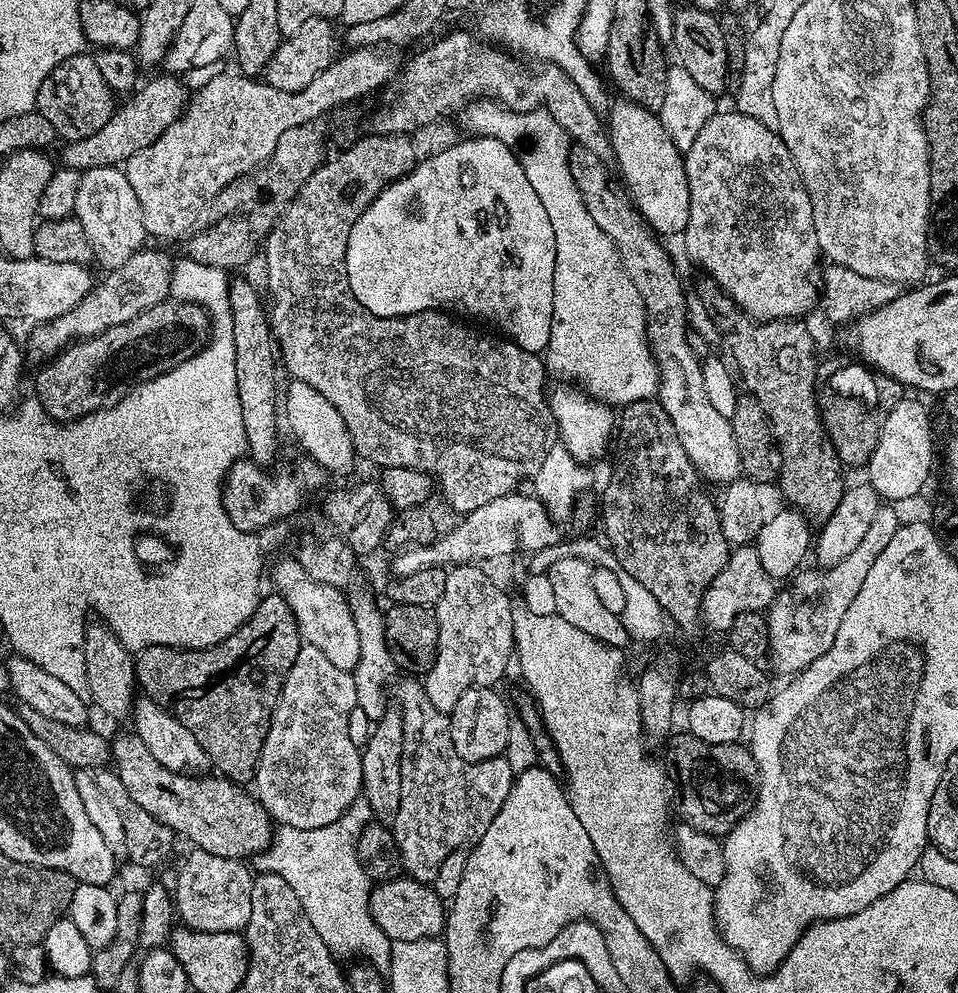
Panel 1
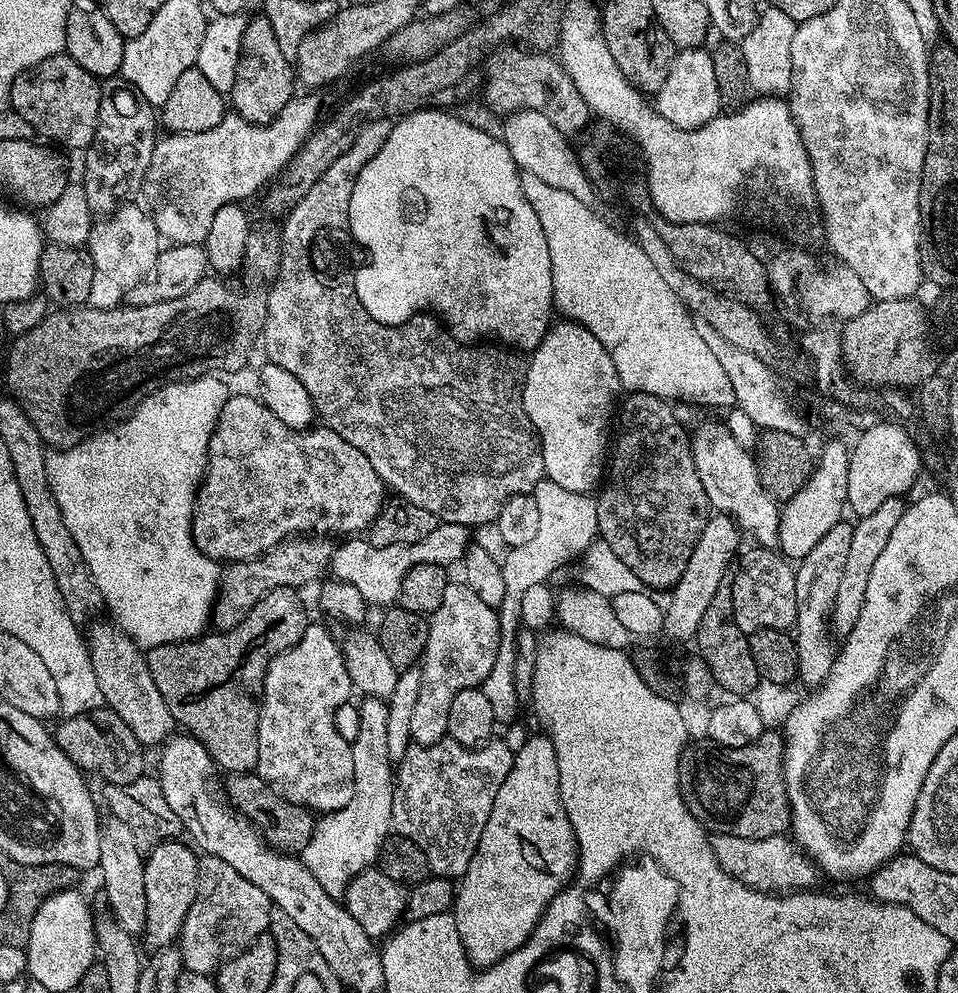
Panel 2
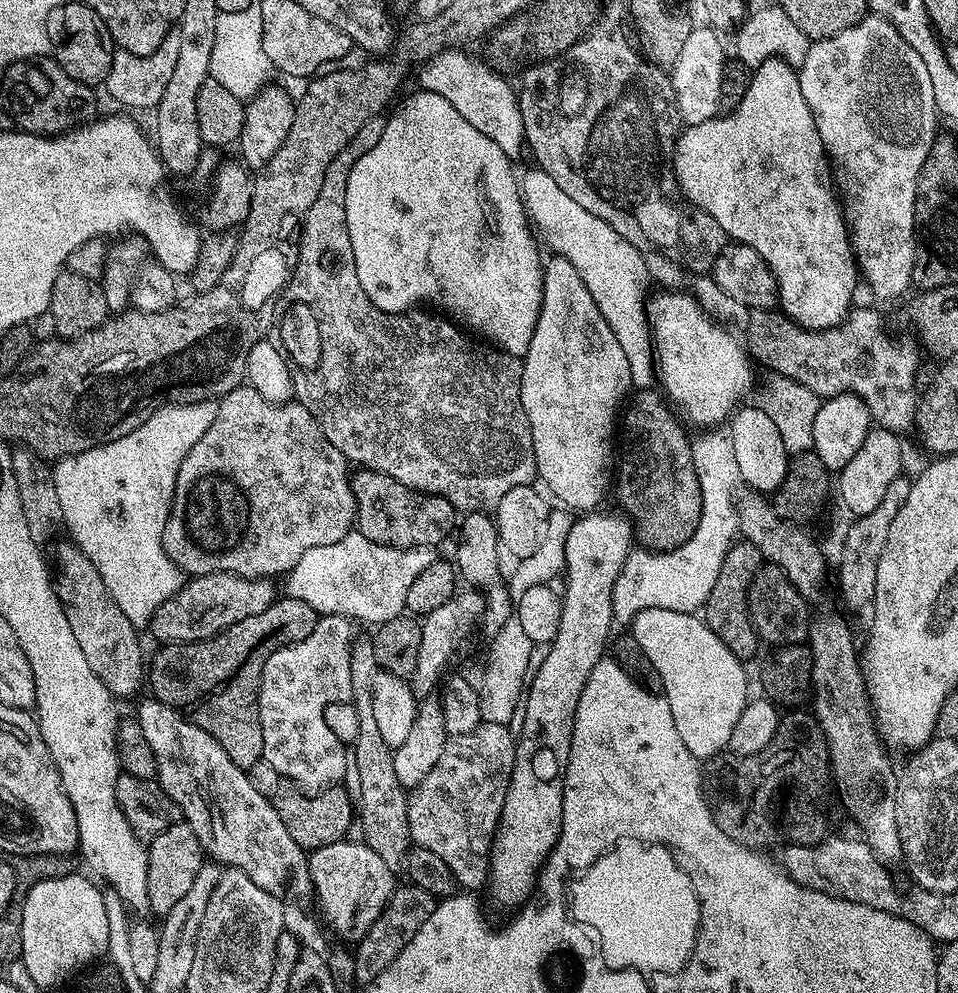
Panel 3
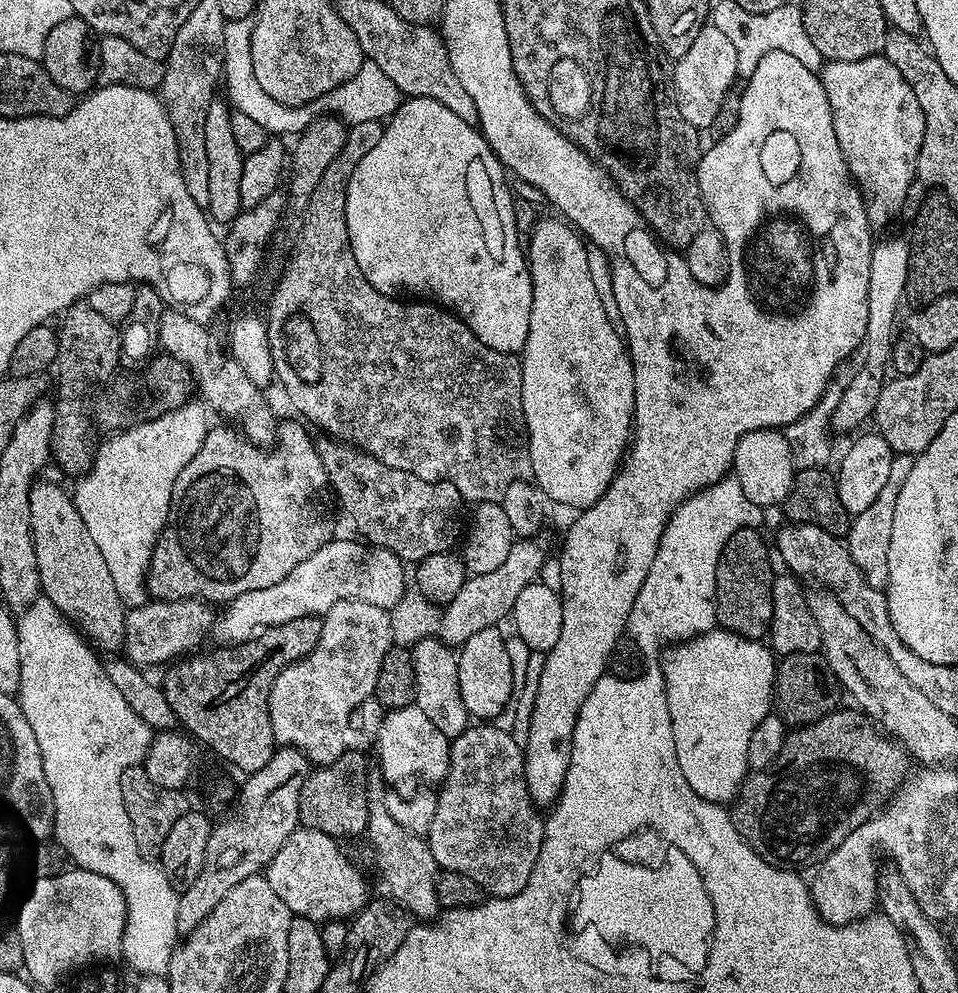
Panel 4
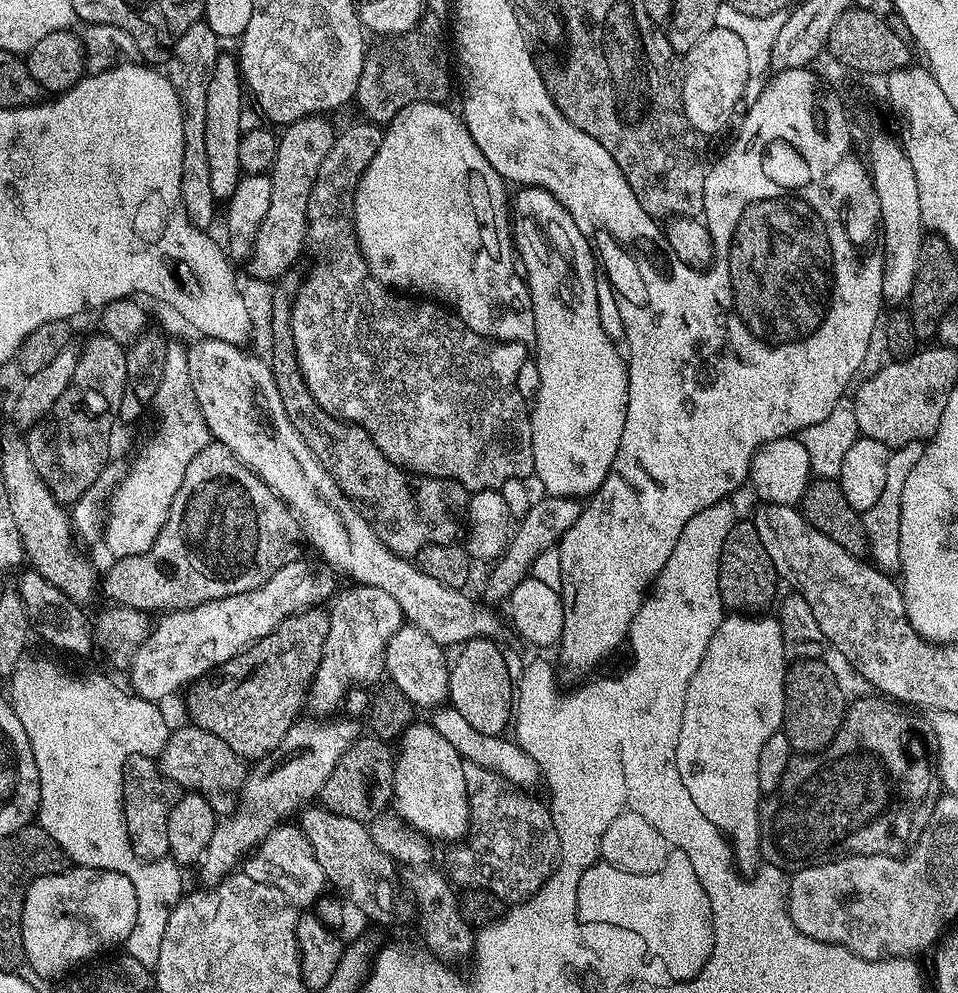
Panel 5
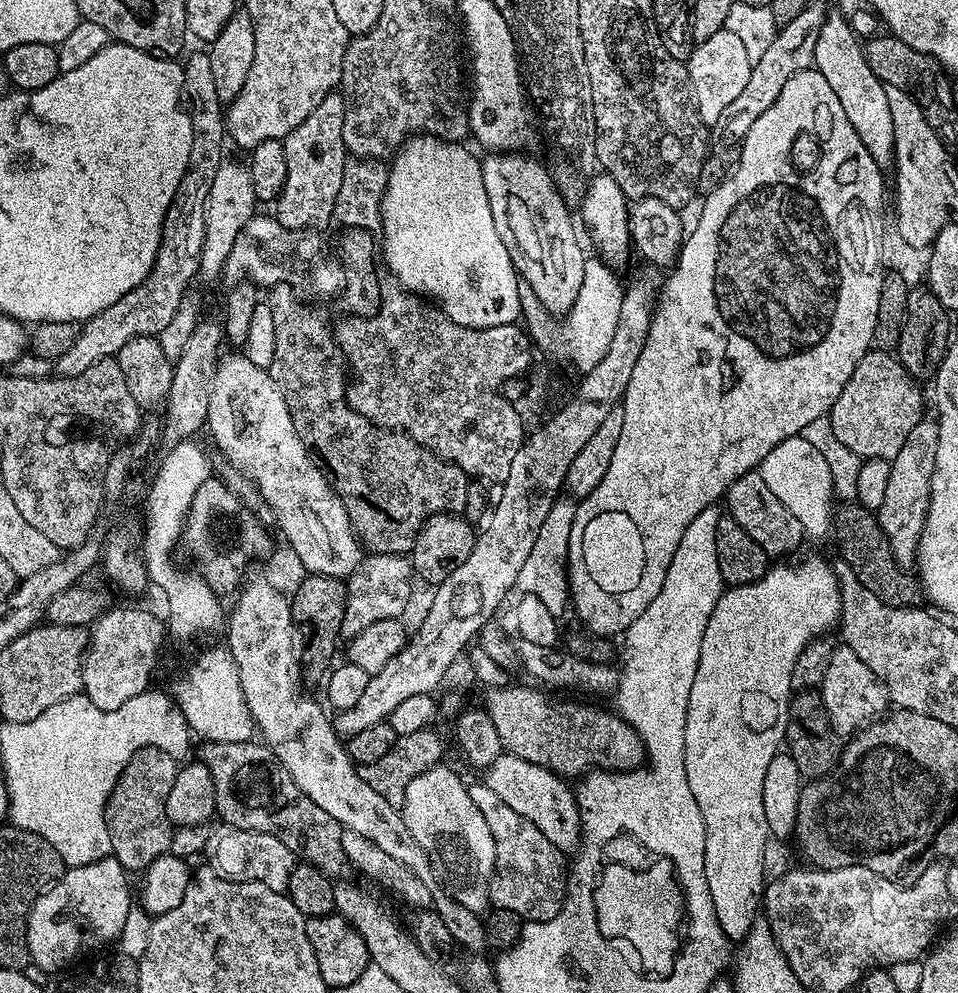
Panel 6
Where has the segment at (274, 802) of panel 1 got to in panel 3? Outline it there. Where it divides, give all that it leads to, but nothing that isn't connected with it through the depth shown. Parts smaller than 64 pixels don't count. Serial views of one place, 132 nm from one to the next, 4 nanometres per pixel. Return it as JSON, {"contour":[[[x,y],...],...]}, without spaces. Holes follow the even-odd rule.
{"contour":[[[321,615],[306,638],[274,650],[274,654],[266,658],[266,666],[262,666],[258,710],[262,722],[263,763],[268,763],[280,778],[304,790],[323,790],[339,785],[350,771],[349,749],[330,730],[324,715],[328,706],[346,704],[352,698],[350,664],[357,639],[352,624],[346,616]]]}

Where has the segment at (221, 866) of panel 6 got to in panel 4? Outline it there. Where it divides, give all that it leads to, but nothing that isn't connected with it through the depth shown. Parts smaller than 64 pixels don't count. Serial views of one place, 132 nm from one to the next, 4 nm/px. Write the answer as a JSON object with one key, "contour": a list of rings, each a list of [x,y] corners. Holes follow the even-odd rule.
{"contour":[[[298,826],[264,869],[262,875],[270,882],[270,890],[286,902],[293,916],[317,922],[347,921],[368,903],[367,878],[348,861],[347,854],[336,844],[339,844],[337,837],[322,834],[322,830]]]}

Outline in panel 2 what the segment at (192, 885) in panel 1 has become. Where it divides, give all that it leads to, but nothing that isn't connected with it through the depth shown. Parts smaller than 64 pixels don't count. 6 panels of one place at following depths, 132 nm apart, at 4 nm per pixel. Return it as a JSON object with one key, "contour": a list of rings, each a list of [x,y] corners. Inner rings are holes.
{"contour":[[[201,855],[197,866],[196,893],[178,939],[185,969],[203,976],[215,973],[229,954],[247,948],[269,931],[273,911],[274,905],[268,895],[258,890],[254,882],[242,878],[234,866],[222,862],[222,858]]]}

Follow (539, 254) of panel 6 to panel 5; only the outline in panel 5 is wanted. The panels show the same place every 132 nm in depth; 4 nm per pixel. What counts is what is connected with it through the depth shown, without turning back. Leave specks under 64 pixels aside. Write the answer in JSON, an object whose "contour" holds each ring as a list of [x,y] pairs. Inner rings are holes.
{"contour":[[[521,187],[516,197],[510,200],[510,231],[515,255],[522,265],[523,275],[526,277],[528,293],[532,299],[532,309],[534,310],[534,330],[536,331],[536,343],[534,345],[534,364],[536,360],[536,404],[531,405],[530,419],[532,421],[532,453],[534,454],[534,476],[540,479],[543,491],[550,496],[574,496],[577,498],[591,497],[597,492],[606,478],[610,474],[614,456],[618,454],[618,442],[622,442],[622,426],[626,426],[626,406],[628,405],[628,365],[625,357],[620,352],[617,345],[610,339],[602,328],[599,321],[598,294],[595,290],[598,277],[598,261],[594,255],[593,245],[578,230],[574,218],[546,190],[541,188]]]}

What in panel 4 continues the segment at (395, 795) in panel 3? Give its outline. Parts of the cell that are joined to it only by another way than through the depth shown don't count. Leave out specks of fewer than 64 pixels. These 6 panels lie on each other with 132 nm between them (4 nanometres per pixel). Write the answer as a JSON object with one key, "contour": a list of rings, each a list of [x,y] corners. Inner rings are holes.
{"contour":[[[372,770],[368,774],[368,830],[366,839],[372,843],[376,851],[376,860],[380,863],[380,872],[388,883],[387,895],[400,904],[417,921],[428,922],[440,915],[442,905],[438,902],[436,878],[438,869],[434,862],[434,854],[430,854],[430,846],[423,835],[416,835],[390,816],[386,808],[384,796],[386,785],[379,771]]]}

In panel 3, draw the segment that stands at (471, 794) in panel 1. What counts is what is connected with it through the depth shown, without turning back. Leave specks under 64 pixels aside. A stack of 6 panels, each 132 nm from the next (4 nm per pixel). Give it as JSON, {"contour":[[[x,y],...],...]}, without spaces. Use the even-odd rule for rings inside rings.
{"contour":[[[485,724],[465,736],[454,736],[447,741],[437,764],[424,781],[408,796],[408,821],[412,839],[430,854],[438,854],[454,874],[457,885],[464,890],[476,890],[489,883],[492,843],[500,826],[500,815],[506,802],[510,778],[516,761],[517,737],[511,727]]]}

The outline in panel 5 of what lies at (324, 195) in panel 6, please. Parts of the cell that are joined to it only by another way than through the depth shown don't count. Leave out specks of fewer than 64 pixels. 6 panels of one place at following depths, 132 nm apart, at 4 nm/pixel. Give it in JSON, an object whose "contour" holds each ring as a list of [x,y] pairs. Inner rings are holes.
{"contour":[[[317,114],[304,116],[293,124],[287,125],[279,133],[276,141],[276,157],[272,163],[272,189],[270,190],[270,211],[262,221],[261,232],[257,236],[256,245],[253,248],[251,259],[246,264],[246,269],[256,280],[269,280],[275,282],[287,272],[293,271],[296,259],[300,256],[304,244],[308,240],[308,207],[310,206],[310,194],[314,182],[318,178],[318,166],[322,166],[326,154],[330,154],[330,146],[336,141],[337,125],[332,125],[327,115]]]}

